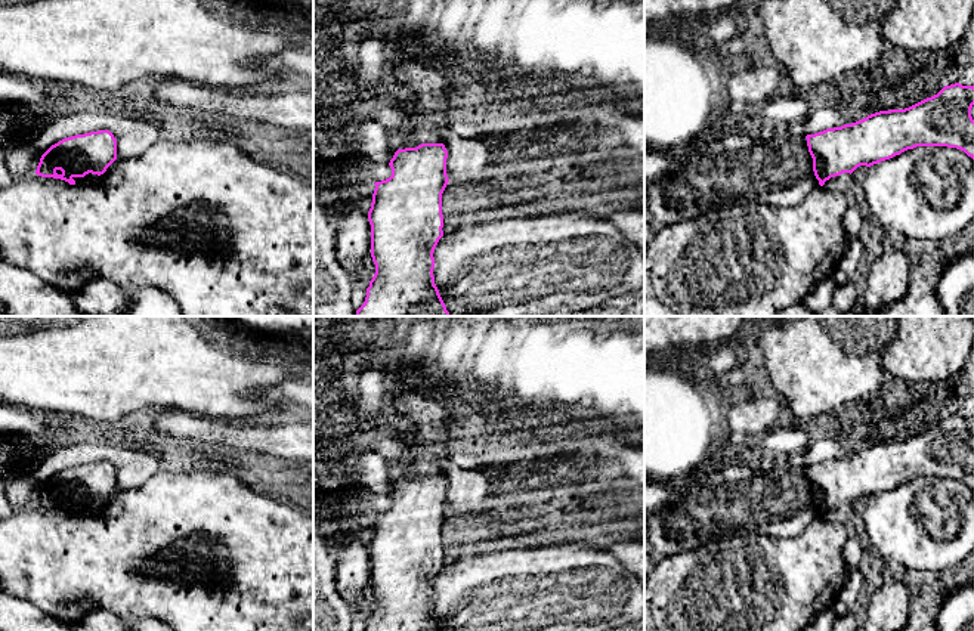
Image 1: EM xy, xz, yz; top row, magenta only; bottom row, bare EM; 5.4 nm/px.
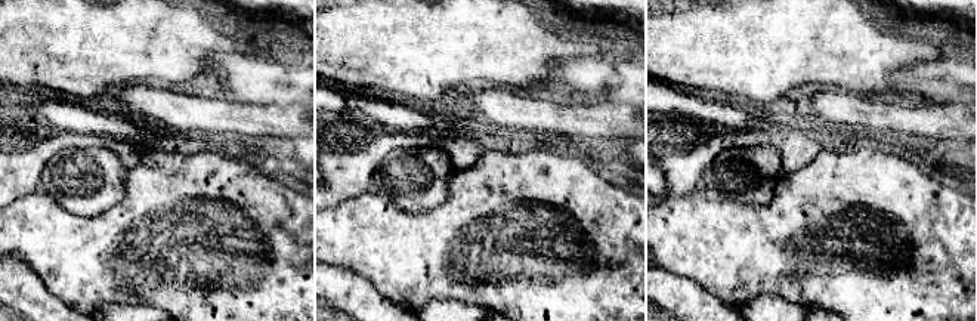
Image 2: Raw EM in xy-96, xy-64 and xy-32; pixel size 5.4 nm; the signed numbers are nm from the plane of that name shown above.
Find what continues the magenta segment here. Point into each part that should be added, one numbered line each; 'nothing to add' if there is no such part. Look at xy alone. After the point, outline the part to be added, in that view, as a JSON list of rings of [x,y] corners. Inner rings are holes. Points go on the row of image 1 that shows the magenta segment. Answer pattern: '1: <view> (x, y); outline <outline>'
1: xy (89, 179); outline [[[86,174],[84,177],[72,177],[75,180],[75,186],[80,188],[87,188],[87,186],[99,186],[103,180],[103,174],[98,176],[98,174]]]

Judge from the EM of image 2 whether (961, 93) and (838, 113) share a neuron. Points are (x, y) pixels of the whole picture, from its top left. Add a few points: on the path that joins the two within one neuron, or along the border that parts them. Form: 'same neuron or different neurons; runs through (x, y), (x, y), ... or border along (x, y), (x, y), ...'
same neuron; runs through (934, 113), (869, 113)

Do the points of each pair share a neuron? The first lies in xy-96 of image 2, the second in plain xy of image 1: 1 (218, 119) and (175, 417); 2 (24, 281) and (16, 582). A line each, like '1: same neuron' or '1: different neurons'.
1: same neuron
2: different neurons

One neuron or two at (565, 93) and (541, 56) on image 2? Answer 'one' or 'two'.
two

